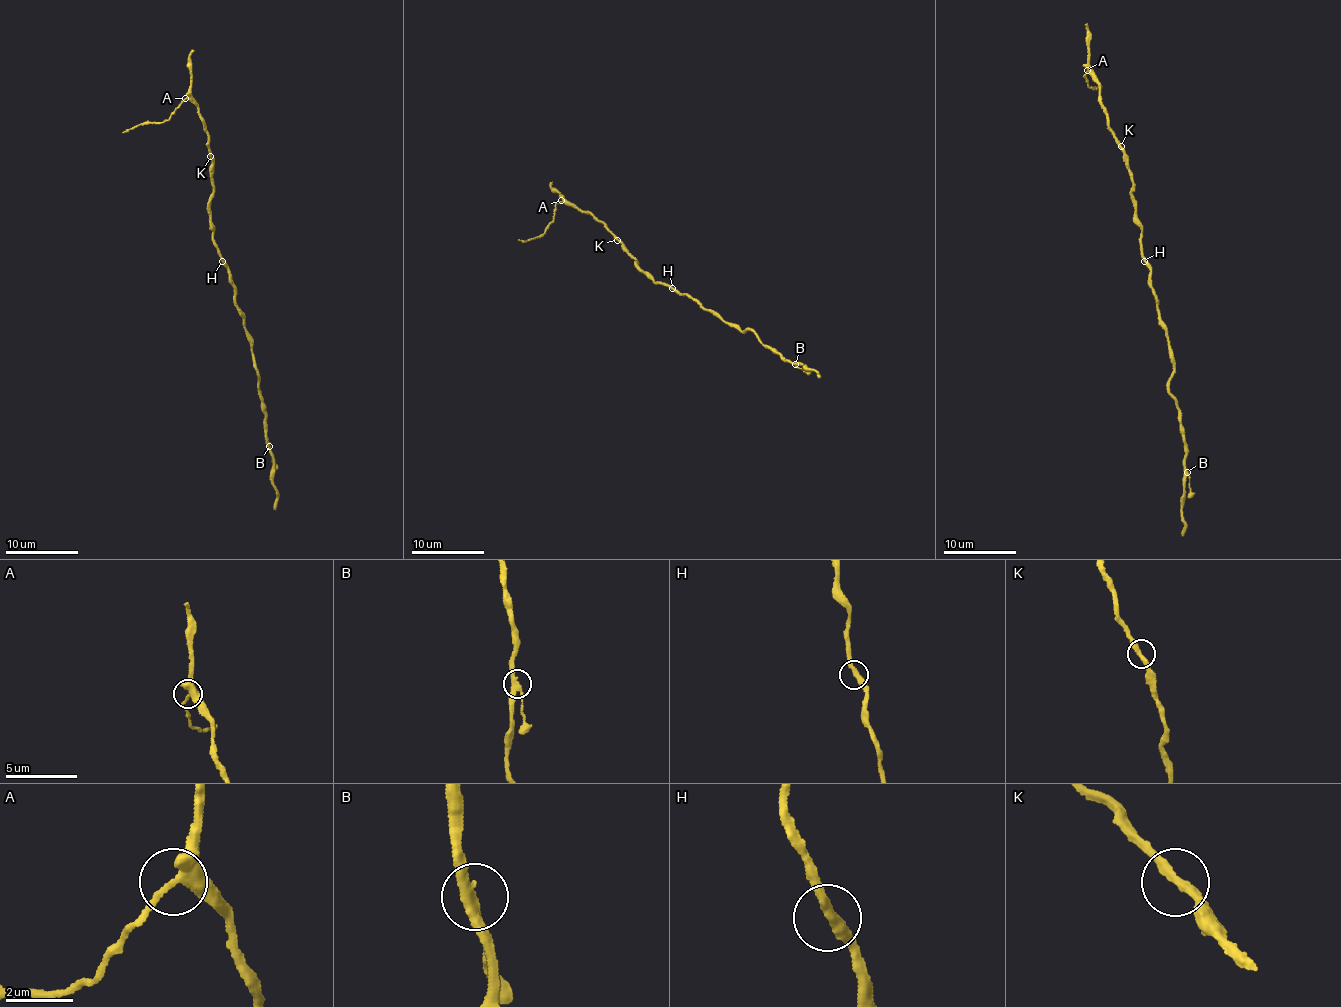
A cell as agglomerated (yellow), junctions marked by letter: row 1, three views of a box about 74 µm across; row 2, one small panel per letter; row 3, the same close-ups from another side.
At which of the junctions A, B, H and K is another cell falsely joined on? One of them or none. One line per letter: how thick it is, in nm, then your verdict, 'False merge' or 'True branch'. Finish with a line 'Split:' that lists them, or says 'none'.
A: Thickness 260 nm. True branch
B: Thickness 260 nm. False merge
H: Thickness 320 nm. True branch
K: Thickness 300 nm. True branch
Split: B

